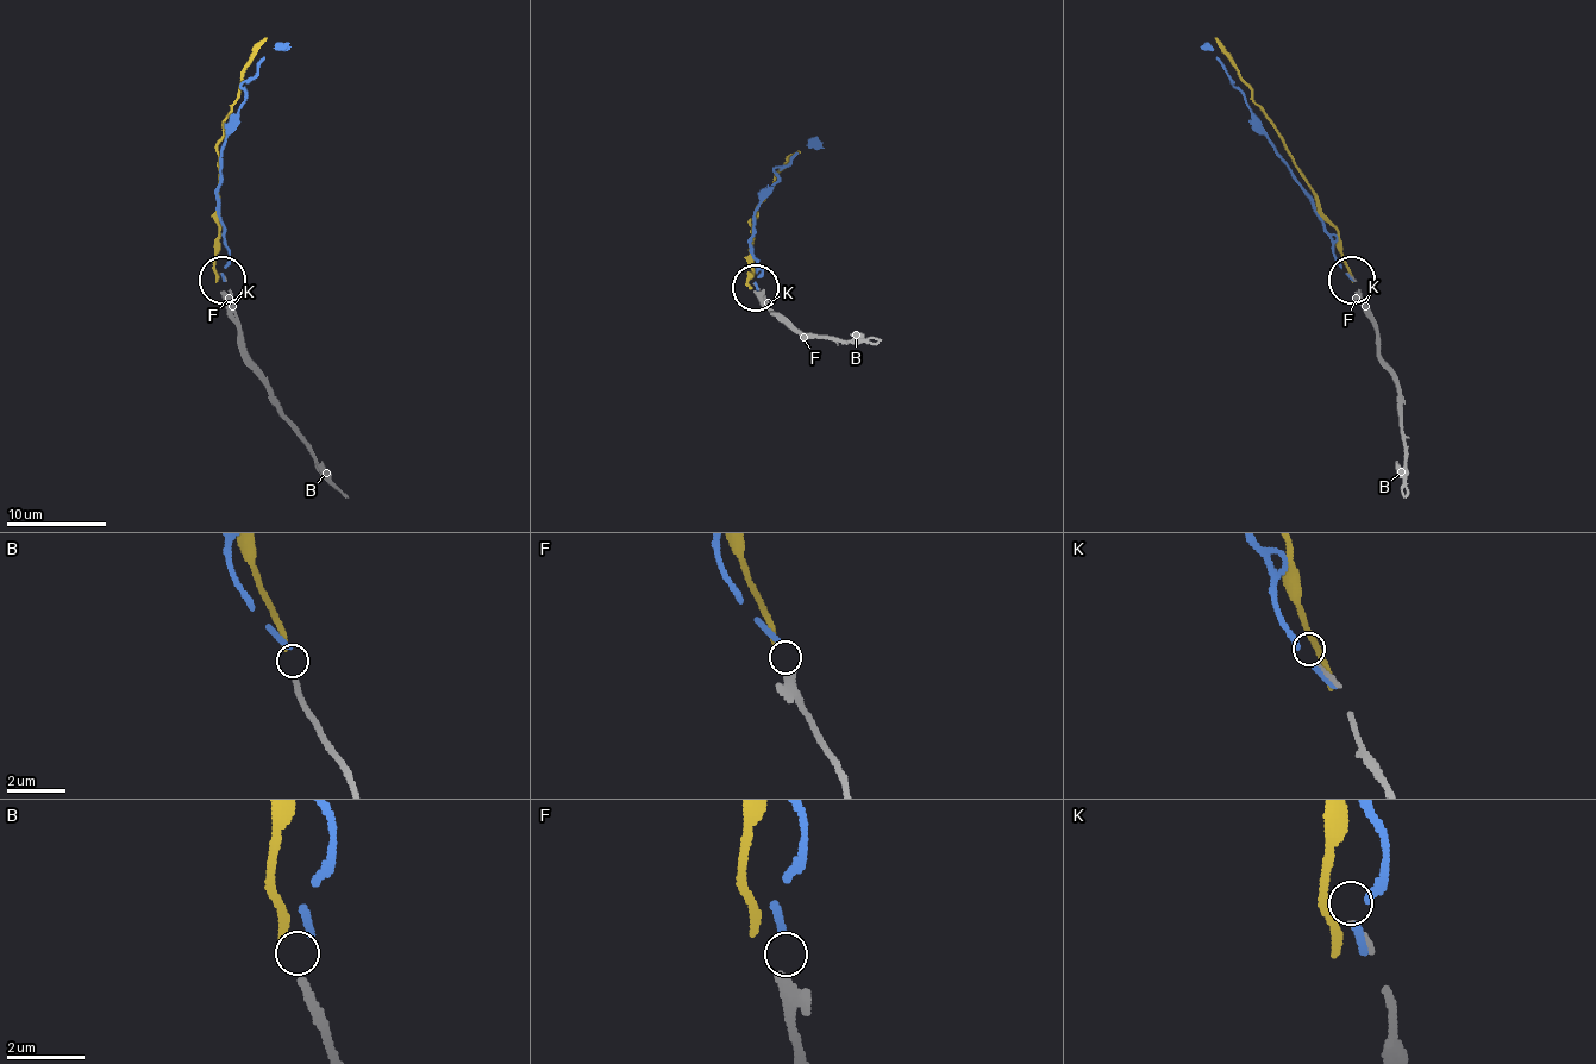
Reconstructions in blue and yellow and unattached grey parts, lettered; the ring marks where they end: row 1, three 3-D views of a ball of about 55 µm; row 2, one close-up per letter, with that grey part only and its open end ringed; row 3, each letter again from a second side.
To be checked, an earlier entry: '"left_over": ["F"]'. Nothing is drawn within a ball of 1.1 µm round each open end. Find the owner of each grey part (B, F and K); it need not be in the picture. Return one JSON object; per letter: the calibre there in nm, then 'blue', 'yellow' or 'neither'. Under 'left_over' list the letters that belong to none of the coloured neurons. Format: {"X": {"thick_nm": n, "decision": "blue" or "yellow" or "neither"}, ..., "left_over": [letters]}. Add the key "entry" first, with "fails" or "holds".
{"entry": "fails", "B": {"thick_nm": 190, "decision": "yellow"}, "F": {"thick_nm": 260, "decision": "blue"}, "K": {"thick_nm": 150, "decision": "neither"}, "left_over": ["K"]}

